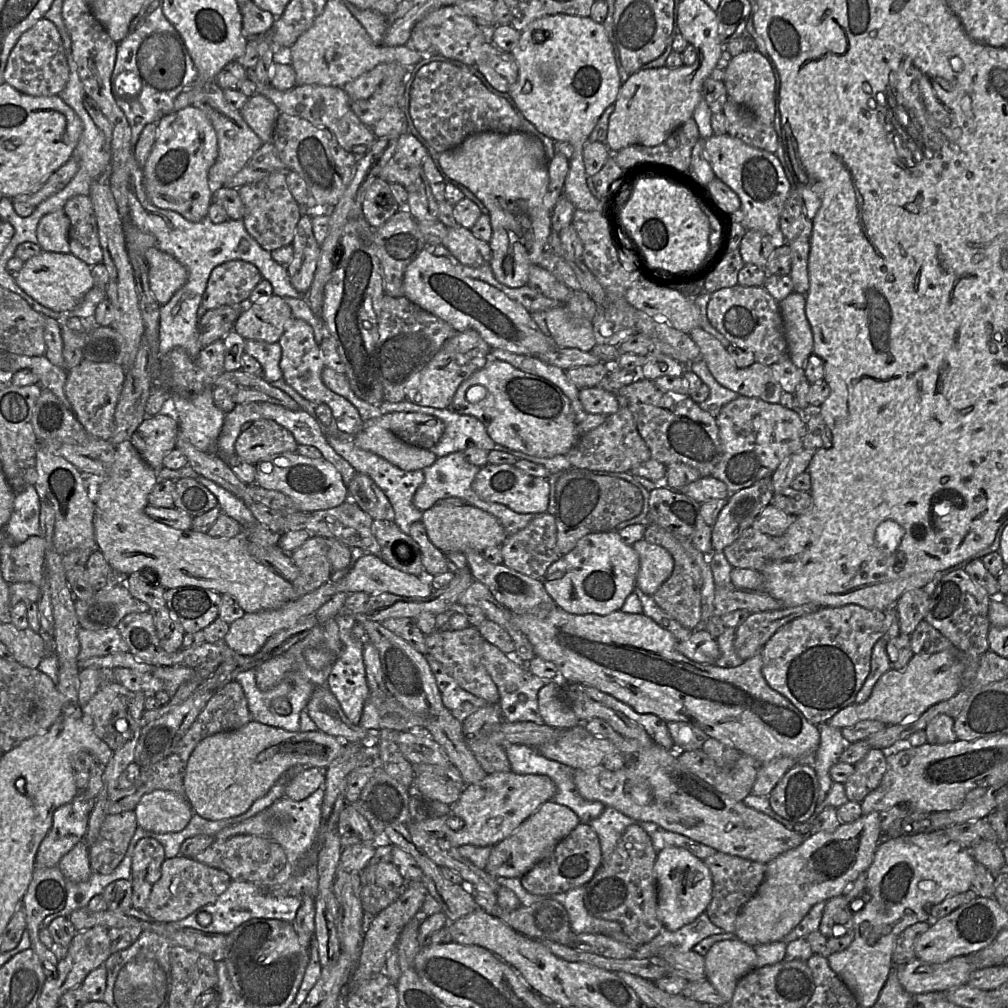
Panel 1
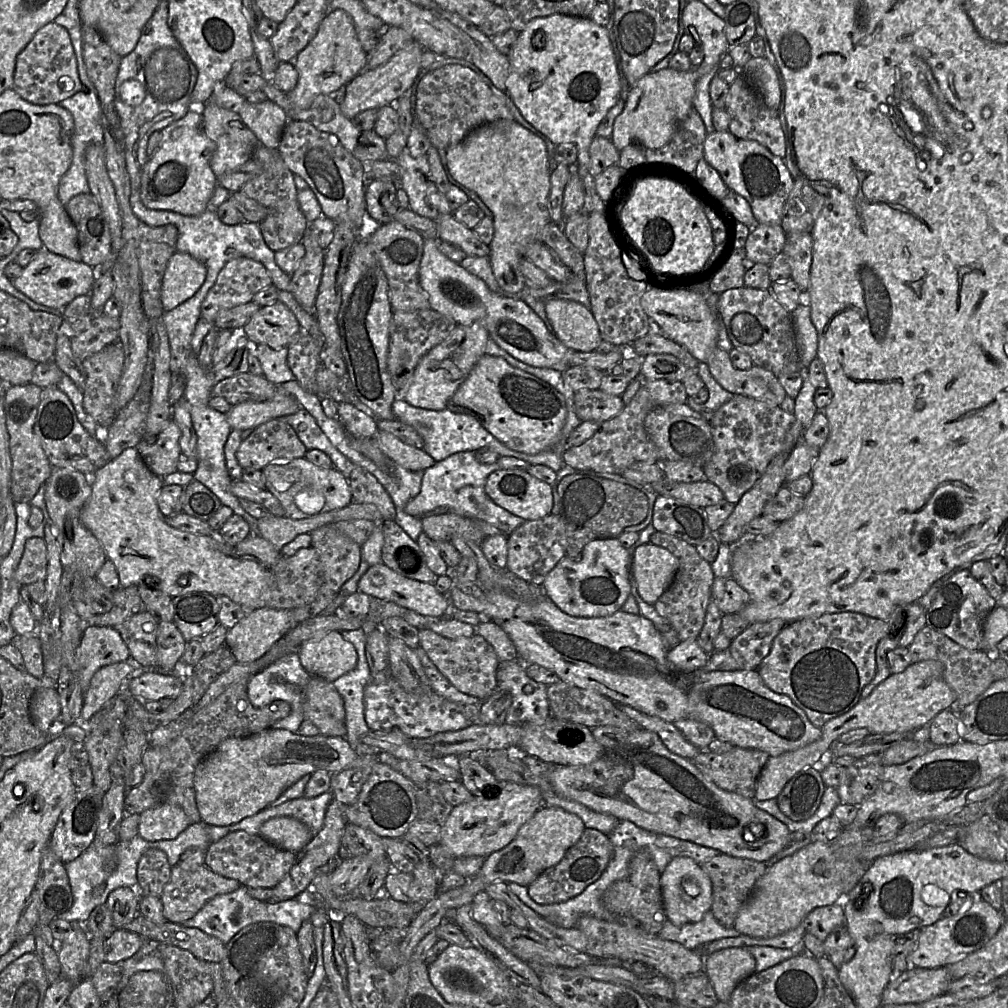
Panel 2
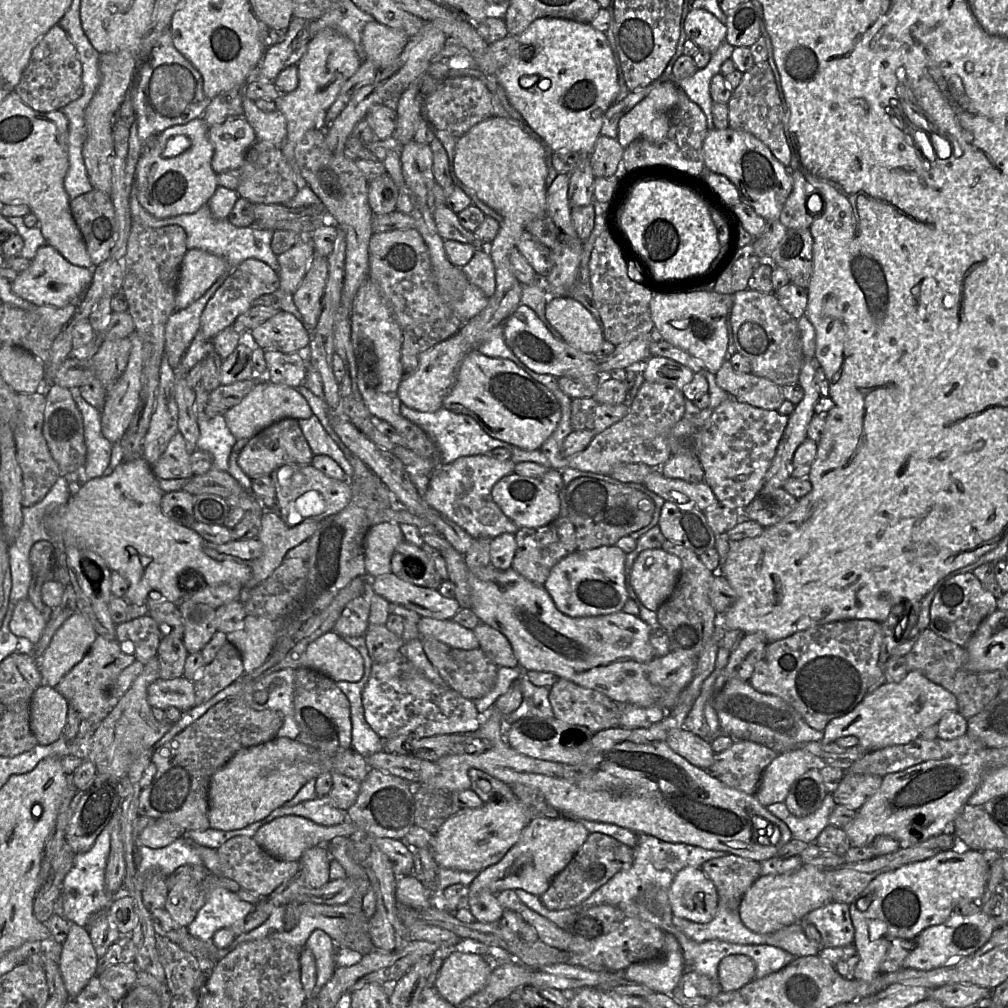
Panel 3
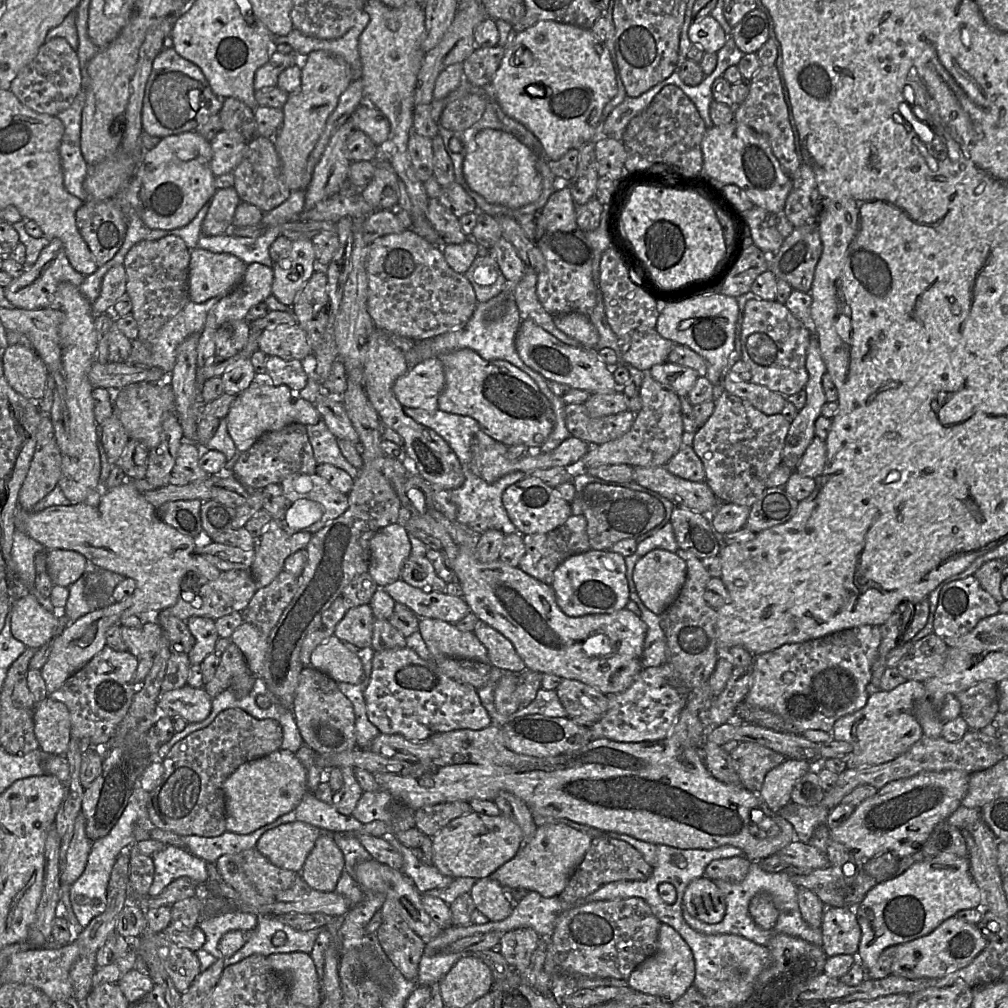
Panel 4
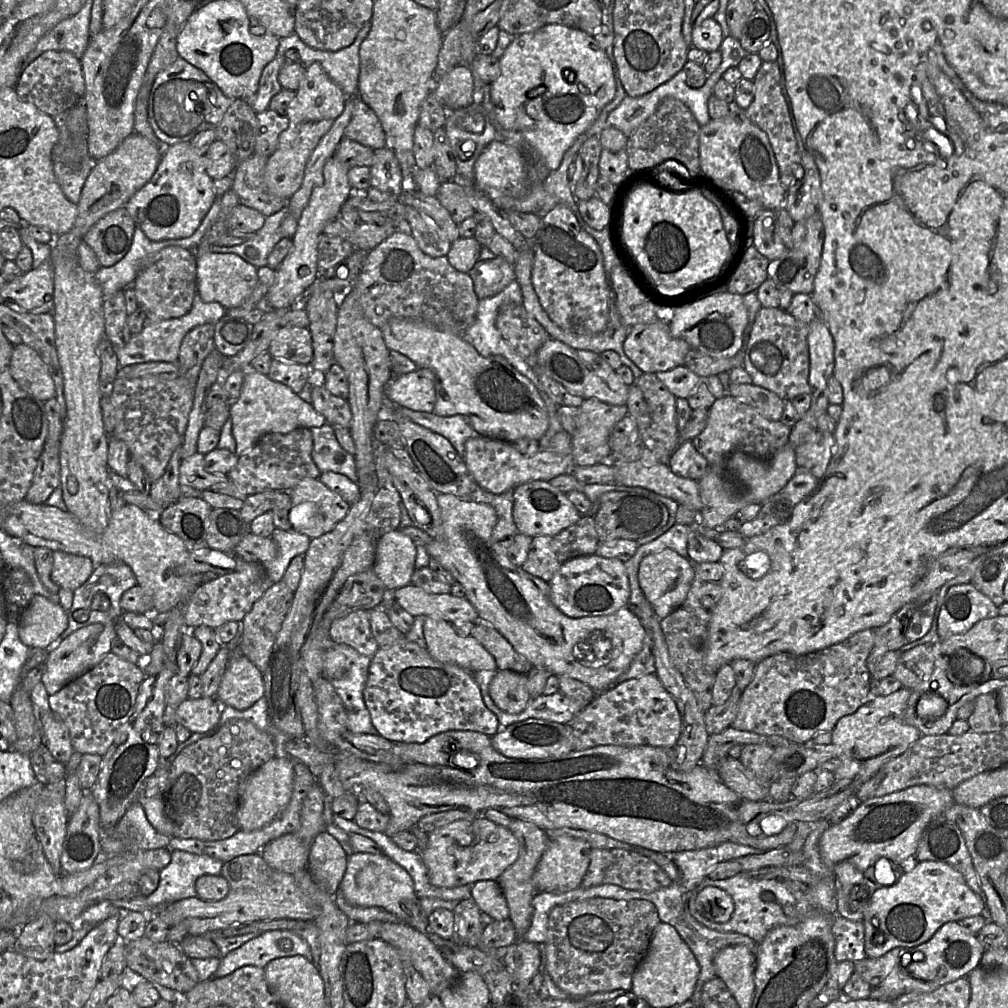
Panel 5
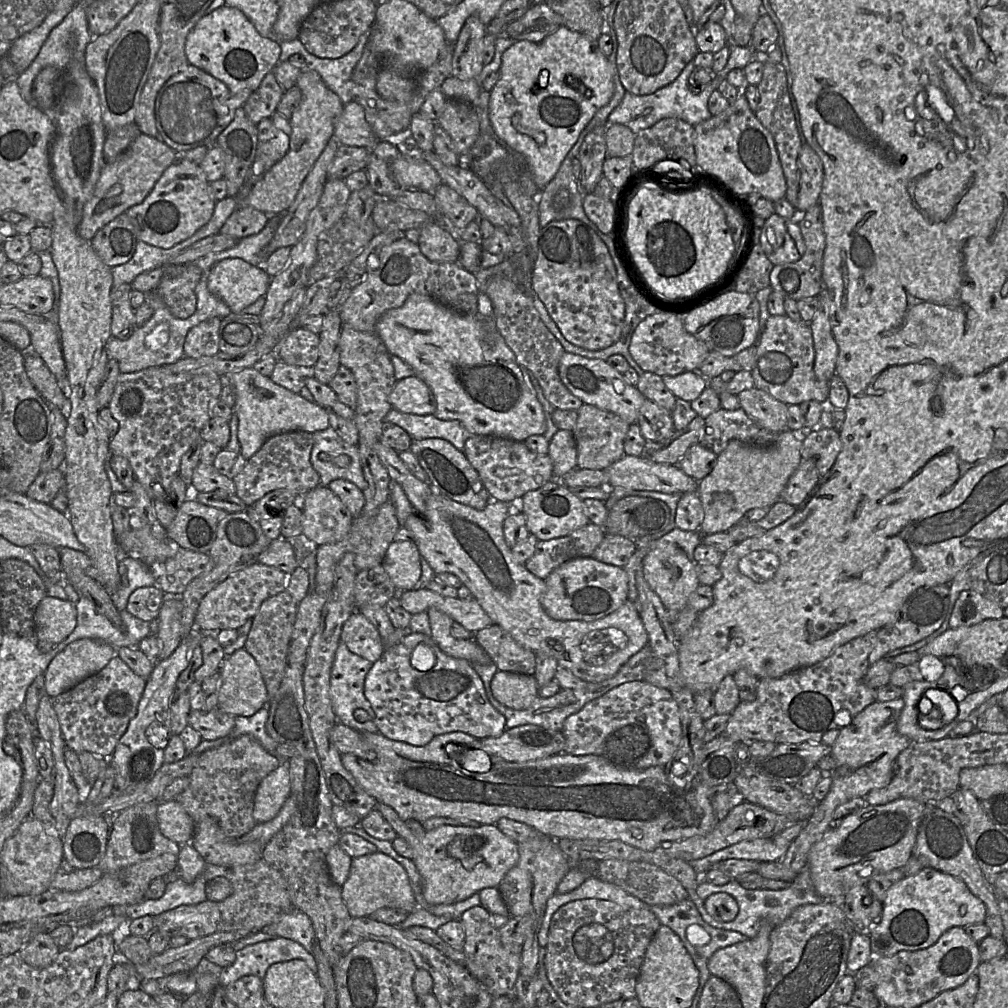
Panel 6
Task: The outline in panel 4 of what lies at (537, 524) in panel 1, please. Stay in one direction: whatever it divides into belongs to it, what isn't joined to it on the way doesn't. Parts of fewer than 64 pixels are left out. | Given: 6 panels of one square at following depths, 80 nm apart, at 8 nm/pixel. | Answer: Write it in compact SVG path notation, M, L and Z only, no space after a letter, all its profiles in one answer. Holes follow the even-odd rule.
M572 514L564 524L546 533L523 536L525 554L518 567L533 578L550 585L556 568L567 558L590 550L587 520L582 514Z

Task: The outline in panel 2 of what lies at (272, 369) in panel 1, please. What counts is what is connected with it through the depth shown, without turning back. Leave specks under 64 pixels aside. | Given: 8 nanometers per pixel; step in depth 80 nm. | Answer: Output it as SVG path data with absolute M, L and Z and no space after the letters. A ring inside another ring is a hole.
M264 344L250 345L250 354L257 356L263 376L274 385L294 380L294 374L287 363L287 348L273 349Z

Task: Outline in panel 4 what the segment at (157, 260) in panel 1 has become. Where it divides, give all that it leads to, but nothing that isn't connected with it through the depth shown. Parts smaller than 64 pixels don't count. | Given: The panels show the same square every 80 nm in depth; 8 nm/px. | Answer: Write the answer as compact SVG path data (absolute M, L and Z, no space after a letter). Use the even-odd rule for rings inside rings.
M199 247L190 251L189 297L196 303L221 298L243 278L247 264L229 253L215 253Z

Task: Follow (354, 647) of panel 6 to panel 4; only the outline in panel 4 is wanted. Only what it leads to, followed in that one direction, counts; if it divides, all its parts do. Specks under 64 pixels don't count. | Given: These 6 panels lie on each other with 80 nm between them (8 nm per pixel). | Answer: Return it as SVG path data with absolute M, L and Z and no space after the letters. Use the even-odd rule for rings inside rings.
M370 604L354 607L336 625L334 636L359 648L371 647L374 620Z

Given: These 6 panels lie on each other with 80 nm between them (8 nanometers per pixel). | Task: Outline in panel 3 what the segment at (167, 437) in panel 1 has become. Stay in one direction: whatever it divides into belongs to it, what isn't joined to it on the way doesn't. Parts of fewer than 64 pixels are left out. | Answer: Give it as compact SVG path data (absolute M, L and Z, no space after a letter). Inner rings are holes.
M177 432L169 441L165 452L151 466L153 474L158 479L190 479L194 476L190 465L191 453L187 451L185 439Z

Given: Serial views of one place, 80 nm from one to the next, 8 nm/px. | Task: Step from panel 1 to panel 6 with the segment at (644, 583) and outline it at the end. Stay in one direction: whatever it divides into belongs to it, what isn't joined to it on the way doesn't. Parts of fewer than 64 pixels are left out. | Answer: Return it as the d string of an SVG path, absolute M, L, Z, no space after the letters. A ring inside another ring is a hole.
M655 544L655 548L643 558L642 569L649 586L668 611L679 611L688 605L691 594L700 585L695 564L675 544Z

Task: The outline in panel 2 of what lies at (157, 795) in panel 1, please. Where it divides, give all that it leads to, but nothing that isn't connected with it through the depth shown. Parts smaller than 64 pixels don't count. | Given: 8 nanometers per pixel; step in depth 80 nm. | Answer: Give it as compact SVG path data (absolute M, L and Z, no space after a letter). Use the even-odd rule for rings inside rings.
M170 804L147 809L139 816L139 835L151 842L173 840L190 825L185 812Z

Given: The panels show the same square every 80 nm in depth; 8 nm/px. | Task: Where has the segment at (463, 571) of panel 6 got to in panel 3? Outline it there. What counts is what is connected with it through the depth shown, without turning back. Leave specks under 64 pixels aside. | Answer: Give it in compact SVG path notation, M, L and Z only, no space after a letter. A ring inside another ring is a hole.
M492 565L473 568L468 571L468 580L471 588L470 609L478 616L481 622L484 622L490 625L491 627L497 629L507 637L512 646L514 654L519 662L519 666L521 667L522 670L527 672L528 671L552 672L556 674L558 677L569 680L577 685L597 690L602 694L606 695L607 697L609 697L615 703L620 705L630 704L643 708L660 706L666 709L667 711L670 711L673 708L673 707L666 708L664 705L664 697L666 695L666 691L661 687L652 684L648 679L647 667L656 656L654 654L654 649L650 643L650 627L639 616L634 616L632 614L625 613L624 611L621 610L616 613L598 616L570 617L568 615L563 614L557 609L555 603L553 602L551 596L544 588L544 586L531 582L530 580L526 579L525 577L517 573L512 568L501 570L493 567Z

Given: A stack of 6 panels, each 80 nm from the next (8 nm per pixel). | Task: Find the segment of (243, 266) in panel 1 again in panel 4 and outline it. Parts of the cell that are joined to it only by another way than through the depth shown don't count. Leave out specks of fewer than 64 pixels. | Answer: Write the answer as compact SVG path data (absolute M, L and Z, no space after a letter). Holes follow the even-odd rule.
M254 262L247 265L245 274L237 286L225 296L219 298L218 302L208 312L203 329L200 332L197 347L198 367L202 367L206 361L216 355L214 335L217 329L225 322L231 320L243 320L250 309L260 302L264 302L272 294L272 283L274 281L273 267Z

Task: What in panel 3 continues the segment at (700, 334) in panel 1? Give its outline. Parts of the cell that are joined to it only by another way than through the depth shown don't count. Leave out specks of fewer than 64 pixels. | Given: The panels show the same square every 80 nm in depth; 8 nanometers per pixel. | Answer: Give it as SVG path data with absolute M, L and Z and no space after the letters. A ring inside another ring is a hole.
M725 360L715 374L720 388L741 402L766 410L778 410L786 399L782 386L753 373L738 373L729 360Z

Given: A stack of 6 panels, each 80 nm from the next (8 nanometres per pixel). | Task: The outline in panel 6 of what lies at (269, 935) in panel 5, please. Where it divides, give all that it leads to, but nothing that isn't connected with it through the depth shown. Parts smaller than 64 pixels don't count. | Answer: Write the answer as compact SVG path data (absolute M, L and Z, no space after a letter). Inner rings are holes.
M275 937L248 945L235 951L235 955L234 963L222 968L219 974L219 984L224 987L247 975L257 976L264 980L272 964L294 959L303 960L315 974L318 972L313 955L299 943L287 938Z

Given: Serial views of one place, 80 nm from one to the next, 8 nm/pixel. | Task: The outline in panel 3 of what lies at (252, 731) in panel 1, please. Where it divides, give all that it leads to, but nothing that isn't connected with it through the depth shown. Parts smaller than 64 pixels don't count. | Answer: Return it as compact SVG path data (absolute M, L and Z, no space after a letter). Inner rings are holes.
M277 736L266 743L244 748L238 751L231 760L213 774L208 790L208 819L210 827L216 830L232 831L266 818L273 810L286 806L298 791L311 779L323 772L339 772L359 782L367 777L370 767L366 758L352 747L343 750L332 757L321 753L318 749L303 744L298 740Z

